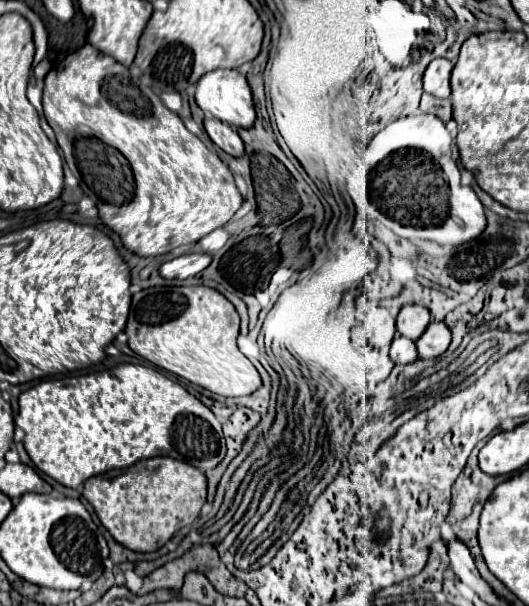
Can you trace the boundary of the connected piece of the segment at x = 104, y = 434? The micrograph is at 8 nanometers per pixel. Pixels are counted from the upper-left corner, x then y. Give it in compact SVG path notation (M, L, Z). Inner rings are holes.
M123 363L101 373L67 375L33 385L19 395L19 413L15 425L25 431L23 445L35 467L71 489L79 489L93 475L131 467L141 459L157 455L181 459L205 473L221 463L227 449L221 423L209 407L157 369L131 363Z

